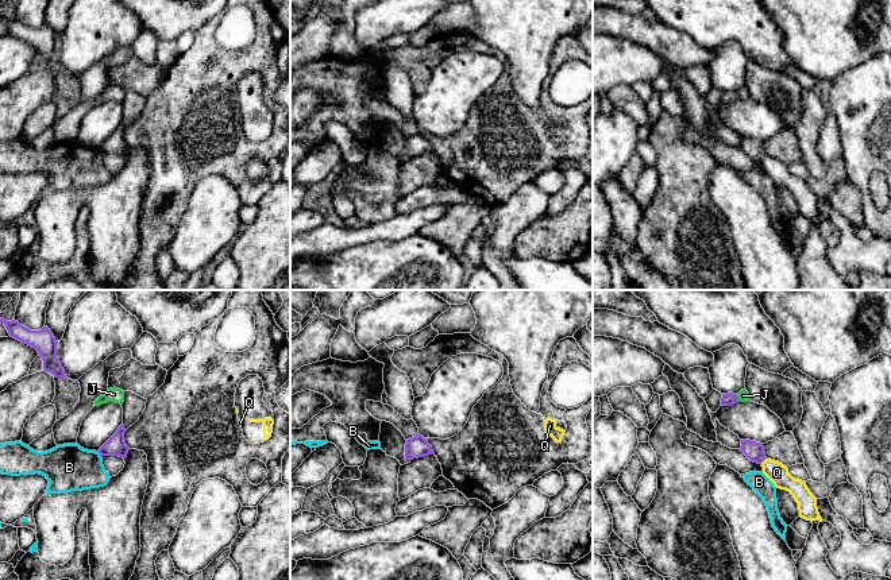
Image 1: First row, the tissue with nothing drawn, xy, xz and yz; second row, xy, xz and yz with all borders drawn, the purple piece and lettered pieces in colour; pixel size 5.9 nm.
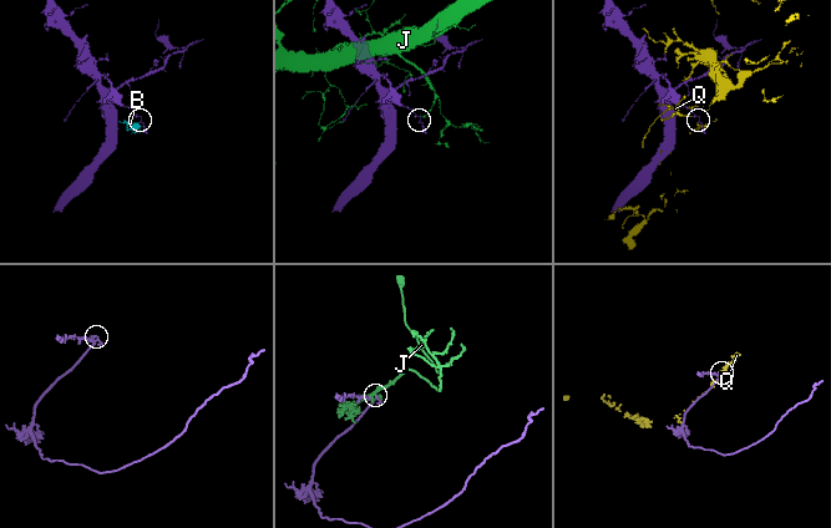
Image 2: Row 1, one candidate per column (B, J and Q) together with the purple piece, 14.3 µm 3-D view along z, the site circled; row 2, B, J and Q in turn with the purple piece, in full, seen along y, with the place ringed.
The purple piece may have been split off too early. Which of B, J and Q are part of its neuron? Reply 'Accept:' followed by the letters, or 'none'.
Accept: none

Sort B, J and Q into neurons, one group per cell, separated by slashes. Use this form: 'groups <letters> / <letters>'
groups B / J / Q

